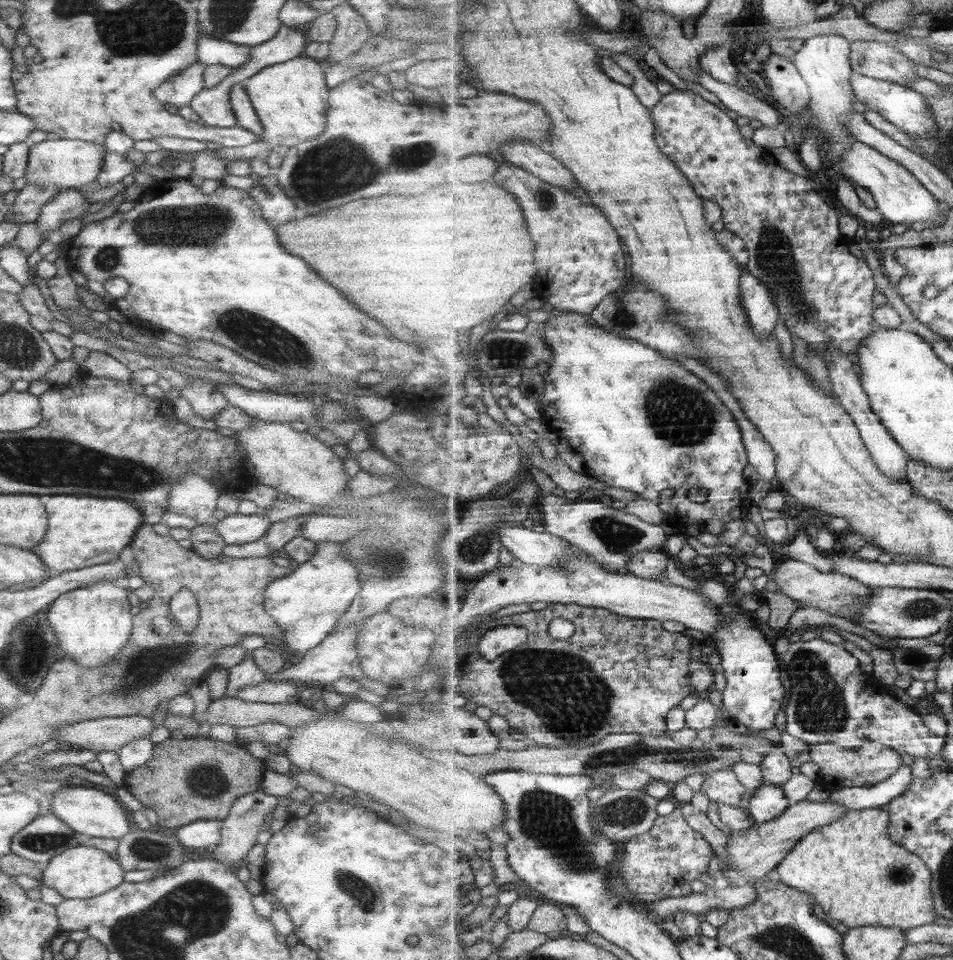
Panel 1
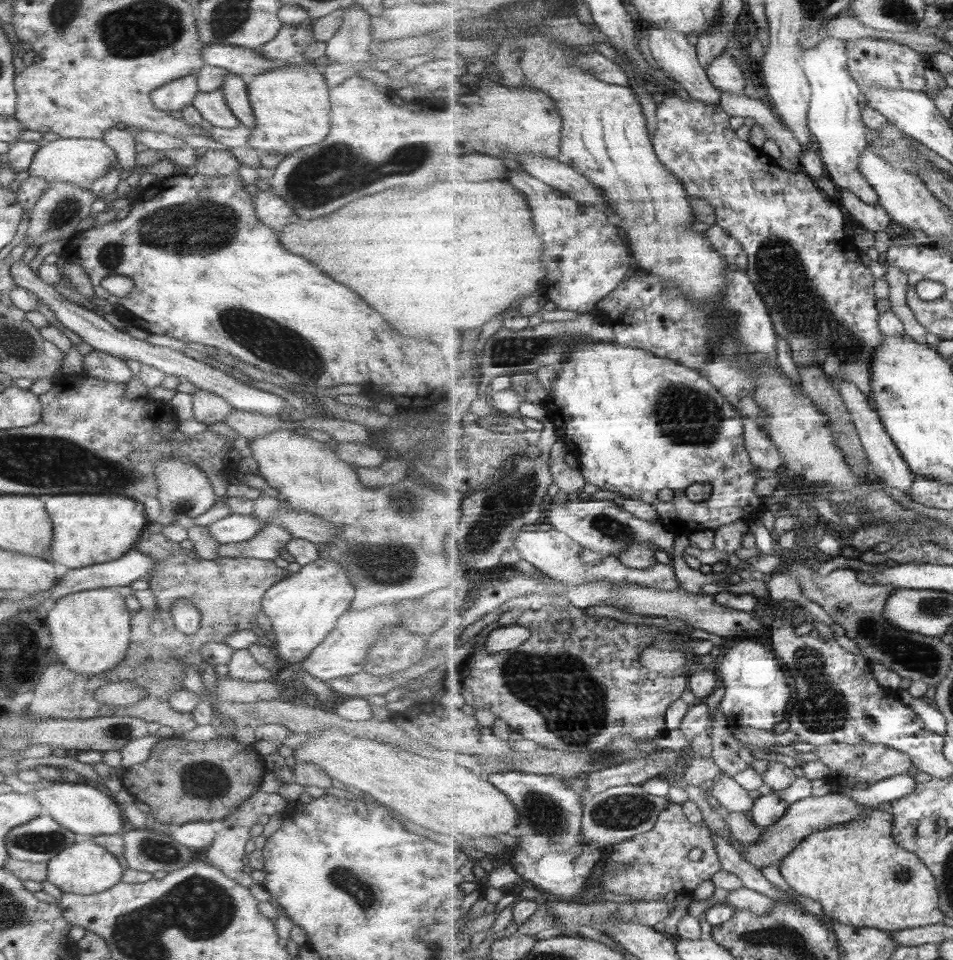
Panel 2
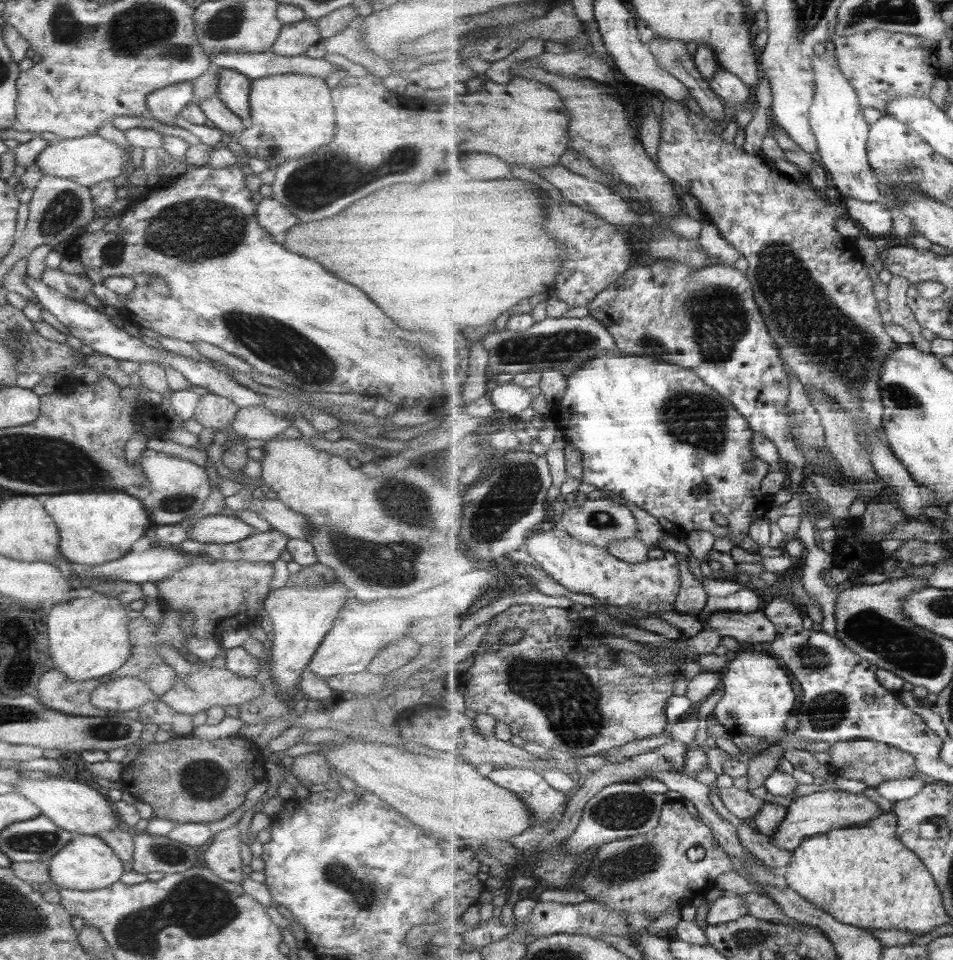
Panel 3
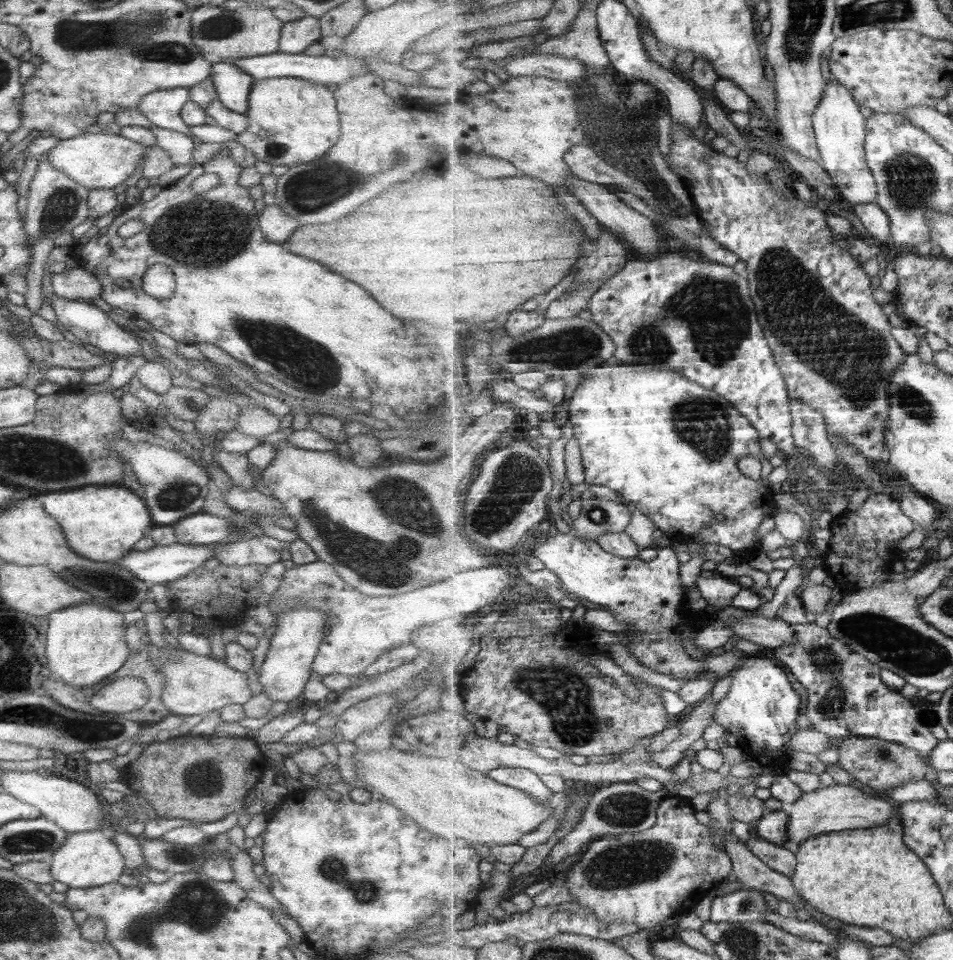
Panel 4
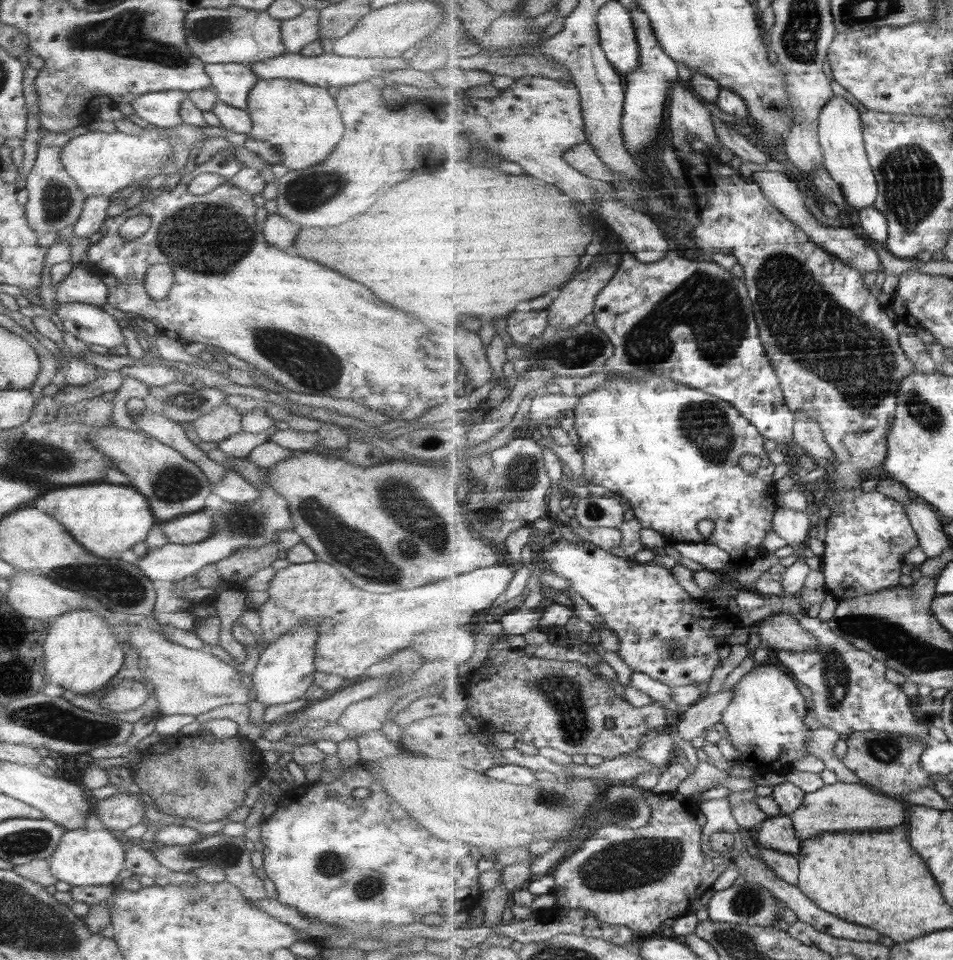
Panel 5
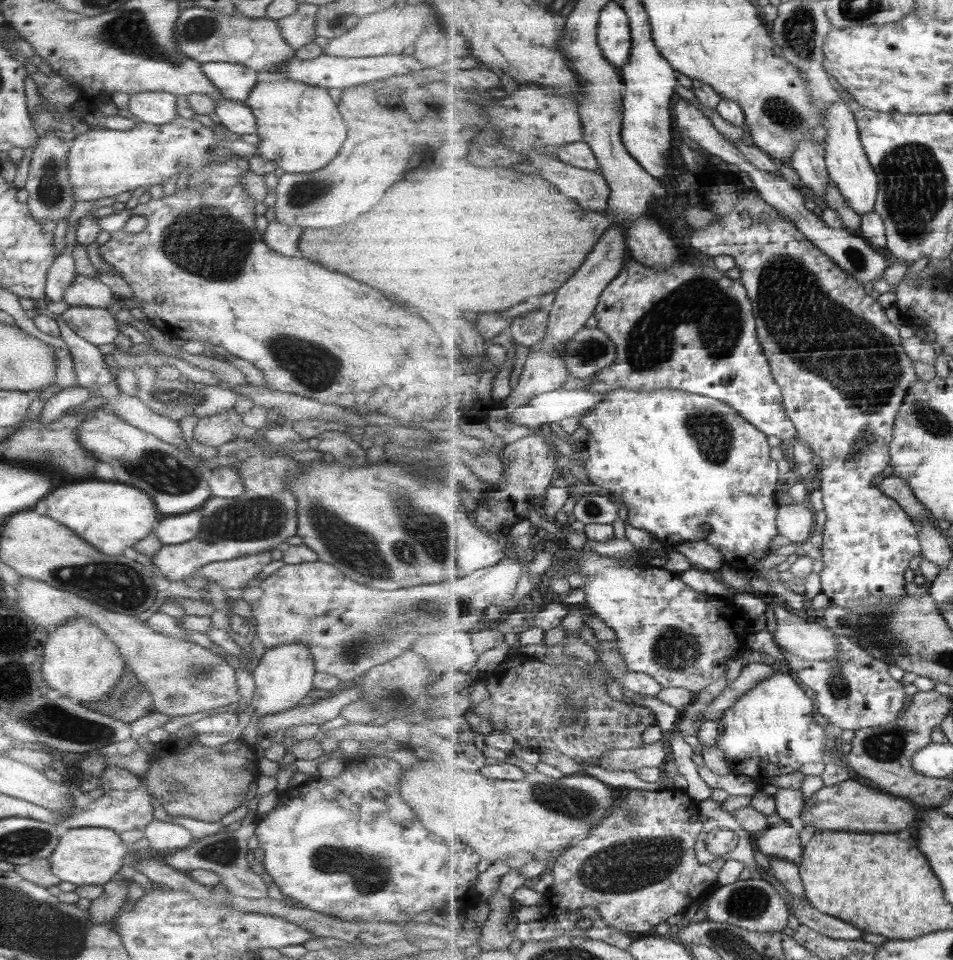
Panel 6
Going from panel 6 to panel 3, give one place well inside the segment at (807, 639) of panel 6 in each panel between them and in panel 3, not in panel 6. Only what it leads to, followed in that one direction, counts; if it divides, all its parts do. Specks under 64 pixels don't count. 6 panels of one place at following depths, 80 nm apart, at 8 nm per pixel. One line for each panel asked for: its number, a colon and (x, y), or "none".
3: (754, 628)
4: (773, 633)
5: (783, 631)

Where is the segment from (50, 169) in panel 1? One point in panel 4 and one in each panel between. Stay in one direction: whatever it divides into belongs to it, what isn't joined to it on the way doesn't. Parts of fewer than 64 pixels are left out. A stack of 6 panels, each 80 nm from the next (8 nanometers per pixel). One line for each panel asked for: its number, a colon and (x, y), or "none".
2: (79, 161)
3: (86, 160)
4: (98, 160)

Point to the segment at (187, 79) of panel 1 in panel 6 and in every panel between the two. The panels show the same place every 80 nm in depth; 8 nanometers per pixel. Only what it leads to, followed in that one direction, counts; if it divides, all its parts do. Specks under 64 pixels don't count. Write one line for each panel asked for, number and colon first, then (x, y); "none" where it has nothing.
2: (177, 94)
3: (163, 105)
4: (162, 108)
5: (159, 109)
6: (156, 108)

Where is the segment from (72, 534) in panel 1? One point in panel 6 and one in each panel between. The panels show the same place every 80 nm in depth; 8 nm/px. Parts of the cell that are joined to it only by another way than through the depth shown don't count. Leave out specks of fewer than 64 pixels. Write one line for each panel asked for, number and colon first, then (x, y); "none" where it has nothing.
2: (86, 530)
3: (93, 528)
4: (102, 524)
5: (106, 520)
6: (110, 517)

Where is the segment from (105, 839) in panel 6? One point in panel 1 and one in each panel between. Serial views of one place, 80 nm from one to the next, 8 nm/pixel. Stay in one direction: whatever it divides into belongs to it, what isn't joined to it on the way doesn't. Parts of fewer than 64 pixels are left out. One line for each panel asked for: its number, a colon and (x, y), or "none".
1: (81, 872)
2: (83, 868)
3: (85, 864)
4: (87, 859)
5: (83, 858)

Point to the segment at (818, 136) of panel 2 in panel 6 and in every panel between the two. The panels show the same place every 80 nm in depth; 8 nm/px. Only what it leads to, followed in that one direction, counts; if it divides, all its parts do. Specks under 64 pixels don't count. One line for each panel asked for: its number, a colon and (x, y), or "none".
3: (837, 119)
4: (841, 130)
5: (841, 130)
6: (849, 167)

